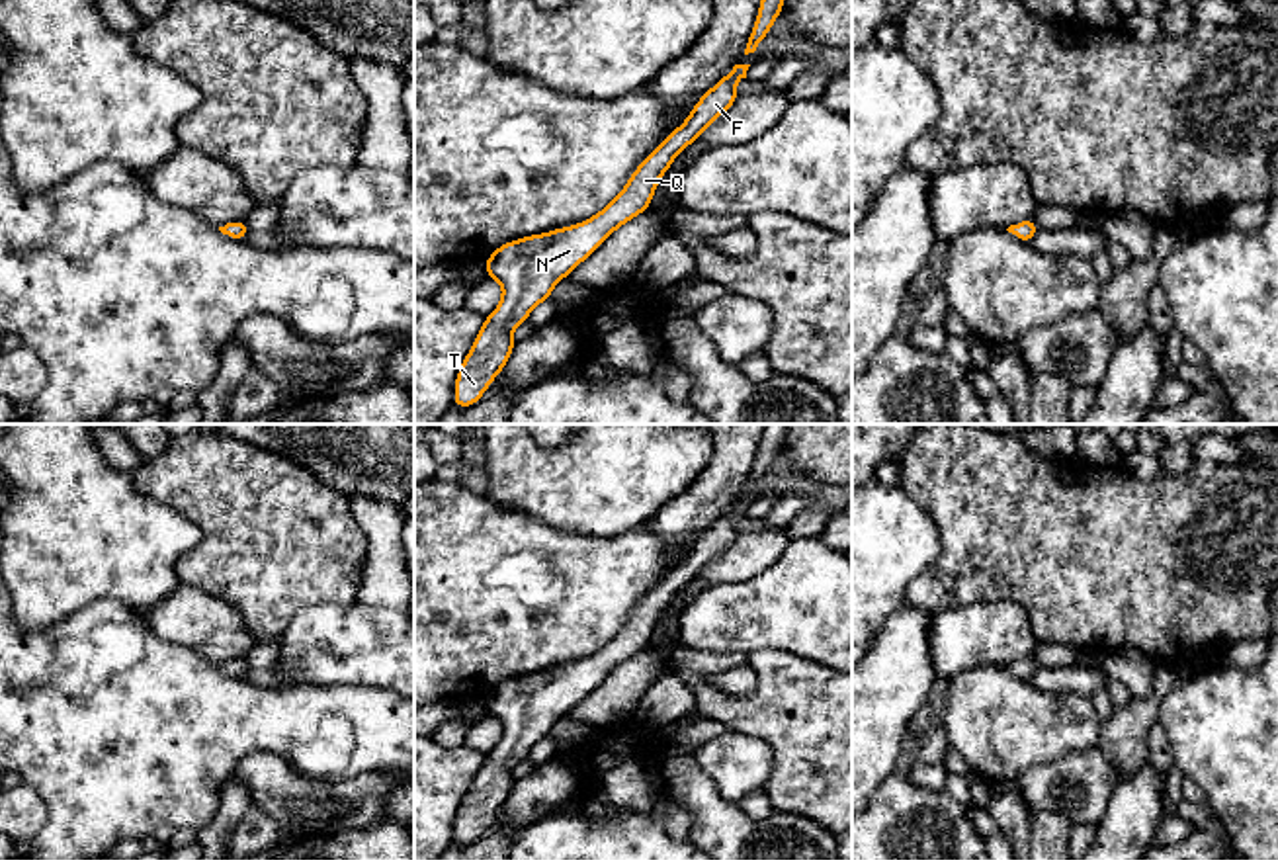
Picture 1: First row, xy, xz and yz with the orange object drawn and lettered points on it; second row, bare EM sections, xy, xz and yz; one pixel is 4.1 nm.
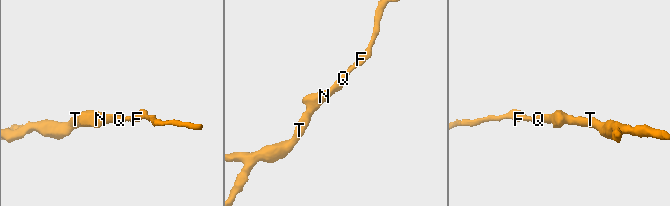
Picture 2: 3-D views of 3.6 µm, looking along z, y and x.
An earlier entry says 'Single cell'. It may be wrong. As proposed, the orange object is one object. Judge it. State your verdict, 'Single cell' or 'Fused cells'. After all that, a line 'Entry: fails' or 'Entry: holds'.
Single cell
Entry: holds

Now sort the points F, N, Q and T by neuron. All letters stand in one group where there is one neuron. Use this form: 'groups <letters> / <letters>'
groups F N Q T

